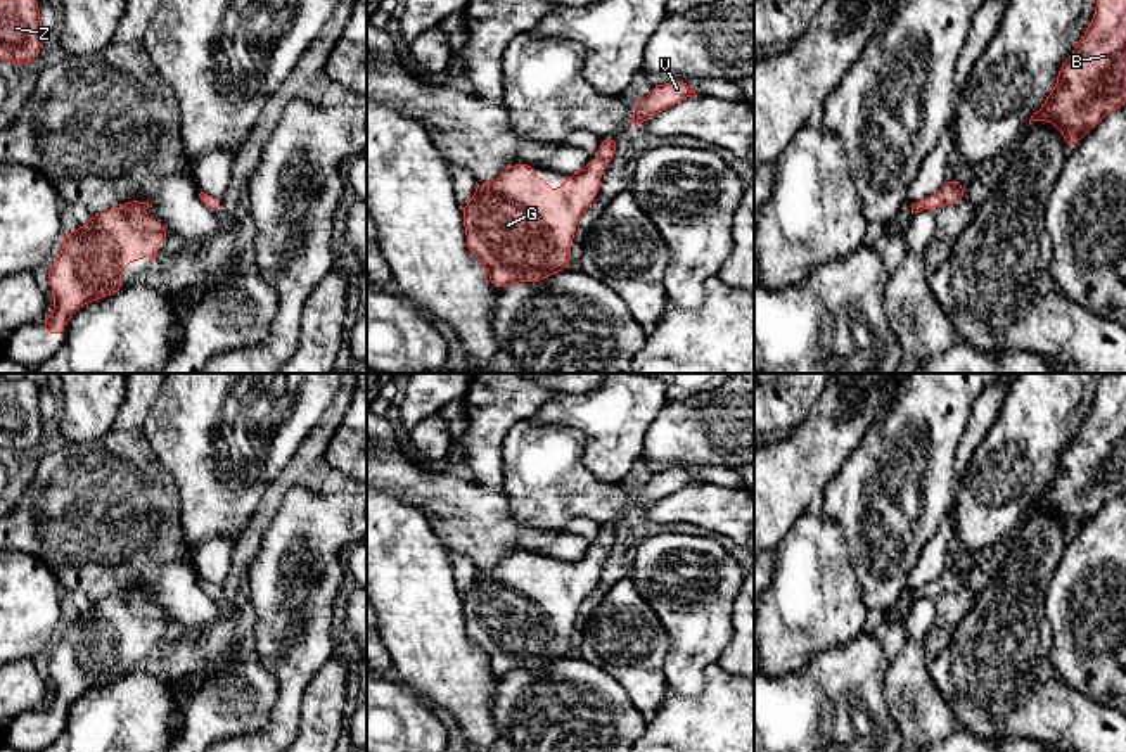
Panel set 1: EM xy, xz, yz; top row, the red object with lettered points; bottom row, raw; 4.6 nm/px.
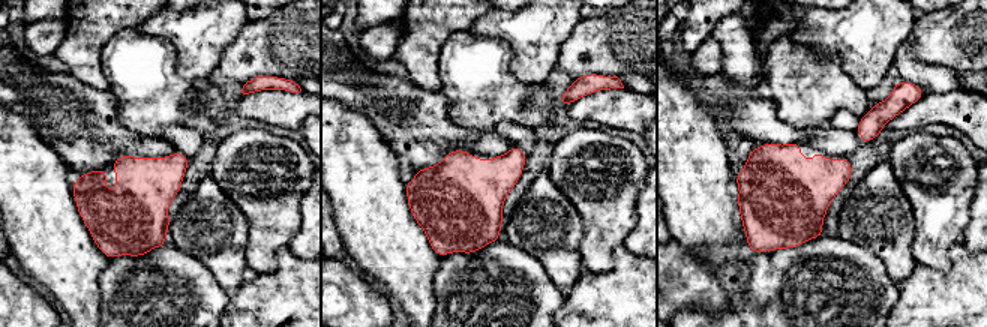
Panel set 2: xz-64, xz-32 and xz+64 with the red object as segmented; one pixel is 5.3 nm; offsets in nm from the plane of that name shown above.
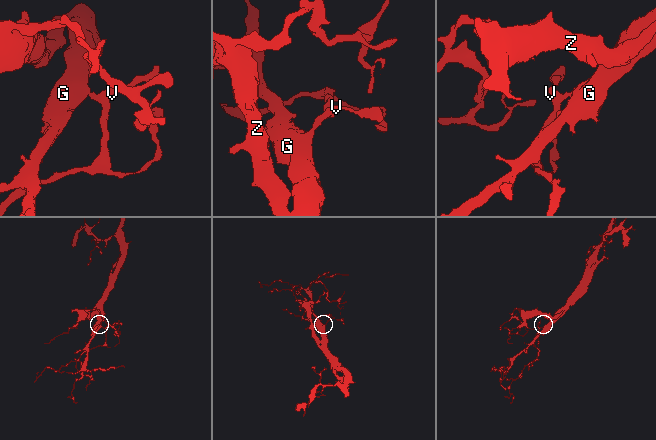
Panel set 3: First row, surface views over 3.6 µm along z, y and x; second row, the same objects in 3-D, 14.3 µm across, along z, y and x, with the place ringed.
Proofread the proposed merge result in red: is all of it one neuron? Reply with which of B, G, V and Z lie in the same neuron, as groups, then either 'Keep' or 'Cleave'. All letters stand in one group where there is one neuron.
Groups: B G V Z. Keep

